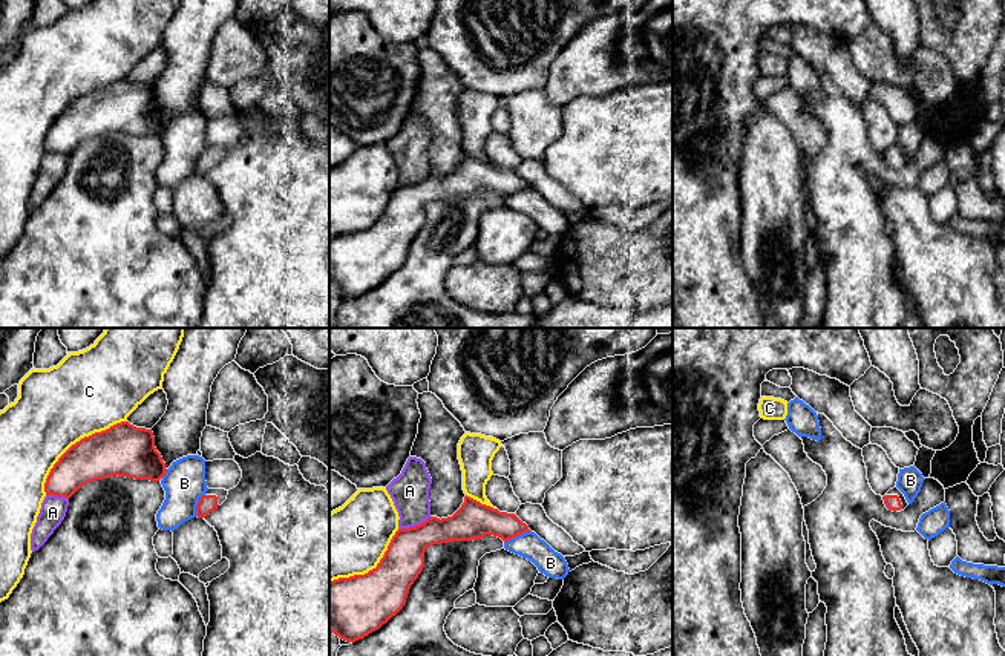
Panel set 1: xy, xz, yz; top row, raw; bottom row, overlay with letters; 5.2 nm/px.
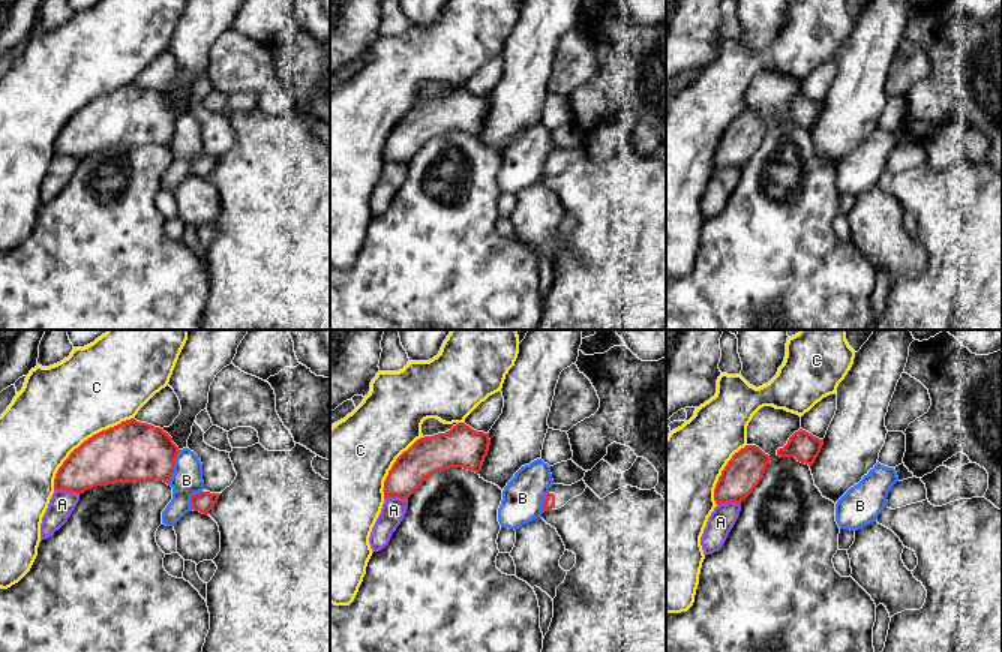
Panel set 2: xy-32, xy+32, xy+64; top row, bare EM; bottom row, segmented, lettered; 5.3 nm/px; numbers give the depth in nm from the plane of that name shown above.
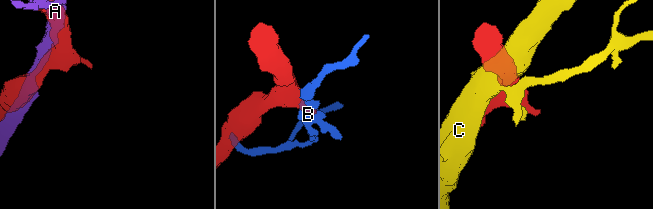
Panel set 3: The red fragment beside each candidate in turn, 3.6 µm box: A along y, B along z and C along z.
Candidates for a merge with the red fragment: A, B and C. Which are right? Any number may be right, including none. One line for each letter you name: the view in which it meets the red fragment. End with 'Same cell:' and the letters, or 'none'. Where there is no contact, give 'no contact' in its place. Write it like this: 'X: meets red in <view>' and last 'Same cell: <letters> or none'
Same cell: none

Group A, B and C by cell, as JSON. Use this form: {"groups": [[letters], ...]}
{"groups": [["A"], ["B"], ["C"]]}

